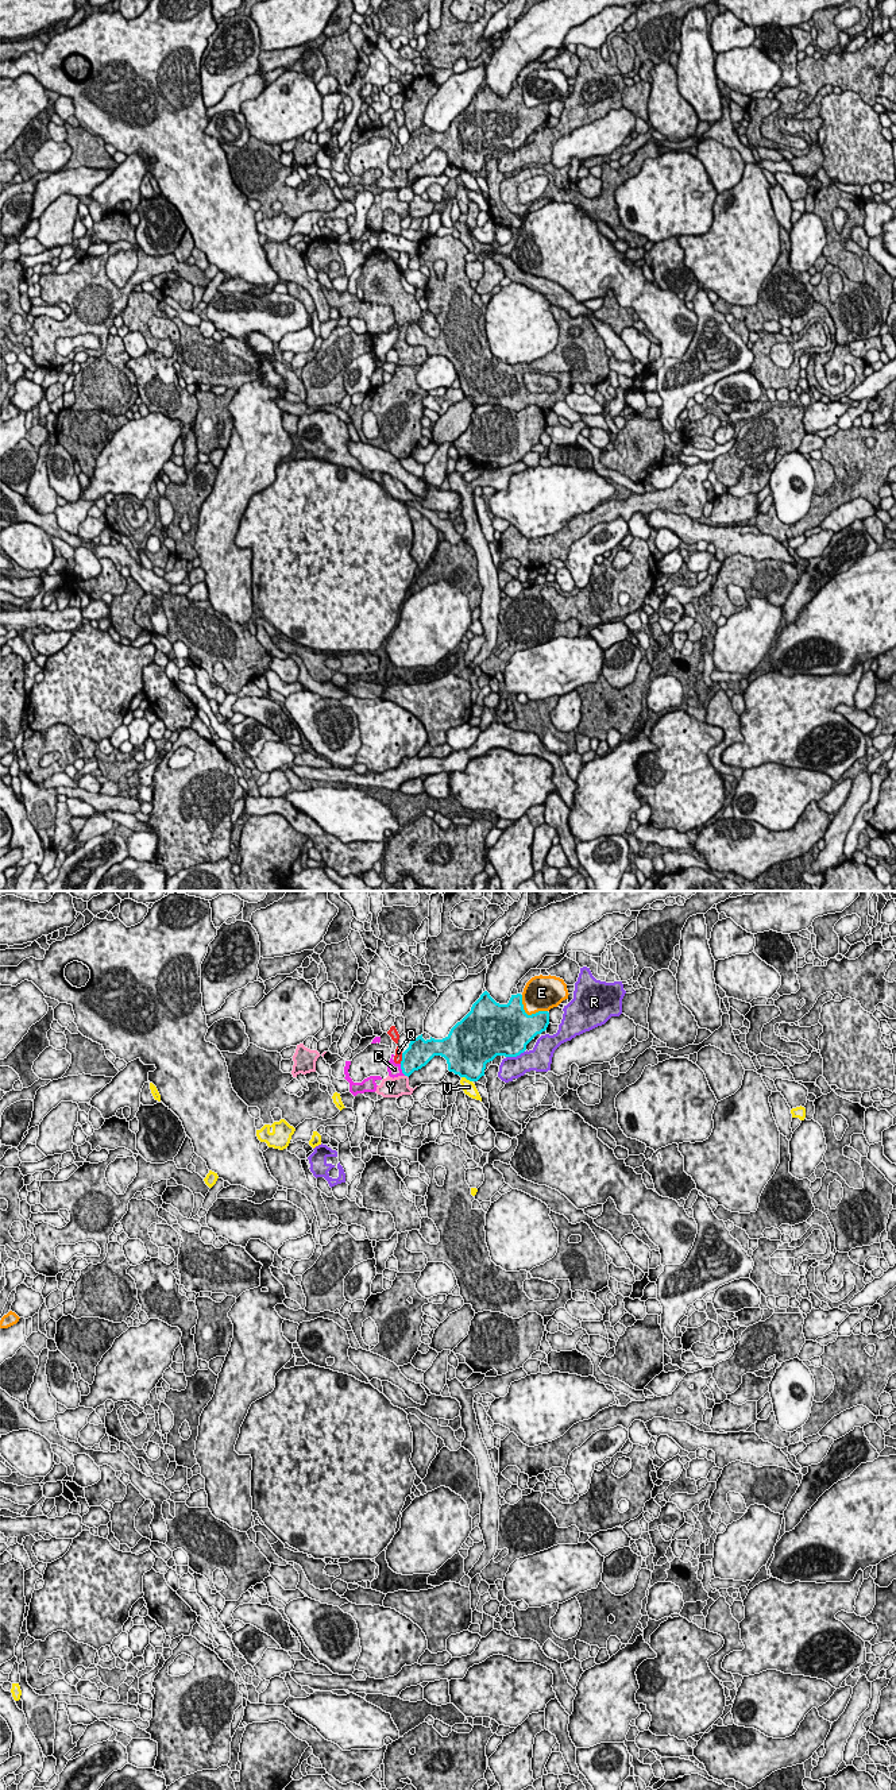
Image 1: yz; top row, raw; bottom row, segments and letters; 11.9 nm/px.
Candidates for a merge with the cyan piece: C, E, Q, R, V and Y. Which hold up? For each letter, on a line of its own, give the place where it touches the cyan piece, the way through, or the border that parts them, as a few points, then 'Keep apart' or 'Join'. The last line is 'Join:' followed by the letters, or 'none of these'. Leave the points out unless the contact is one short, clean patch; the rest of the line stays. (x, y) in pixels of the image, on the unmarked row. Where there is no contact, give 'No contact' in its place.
C: Touches cyan at yz (401, 161). Join
E: Touches cyan at yz (526, 107). Keep apart
Q: Touches cyan at yz (402, 151). Keep apart
R: Touches cyan at yz (514, 149). Keep apart
V: Touches cyan at yz (467, 172). Keep apart
Y: Touches cyan at yz (406, 168). Boundary: yz (405, 168), (408, 170). Keep apart
Join: C

